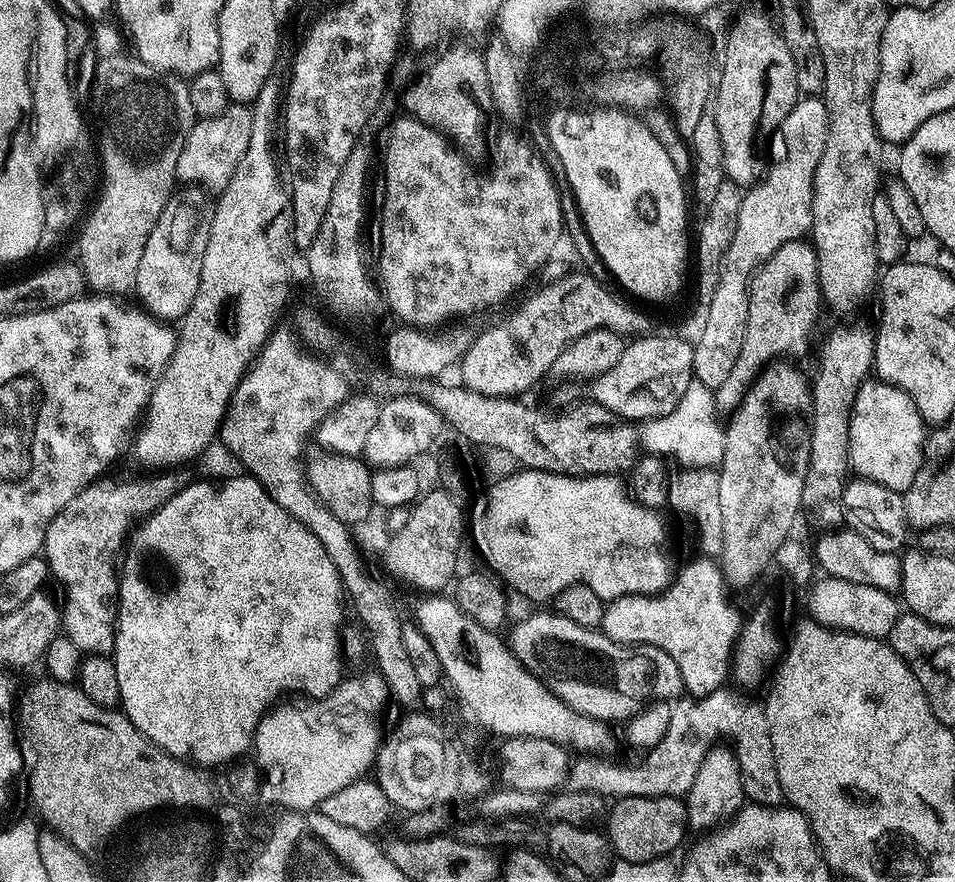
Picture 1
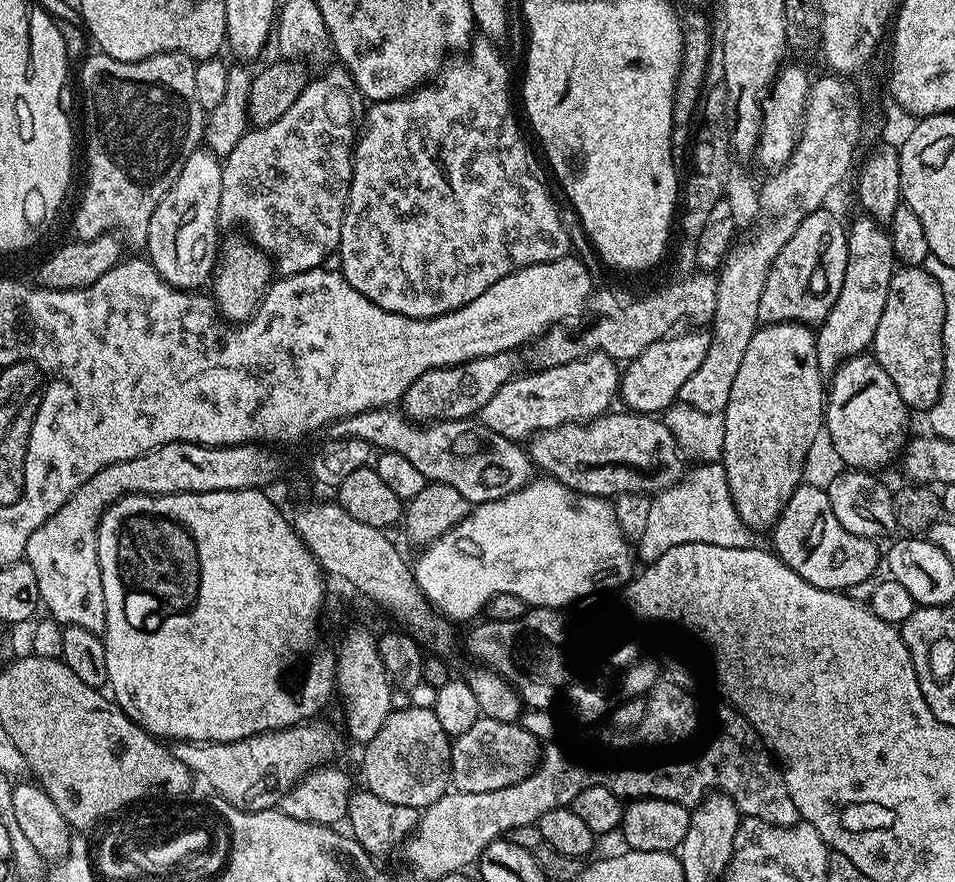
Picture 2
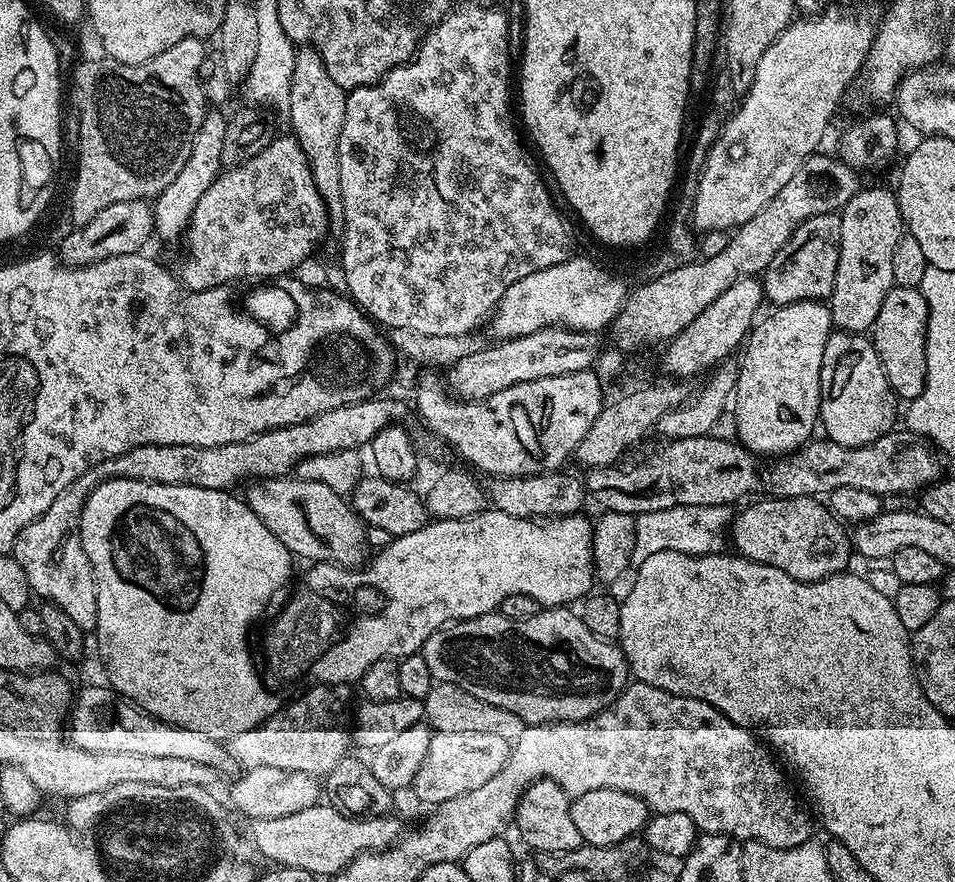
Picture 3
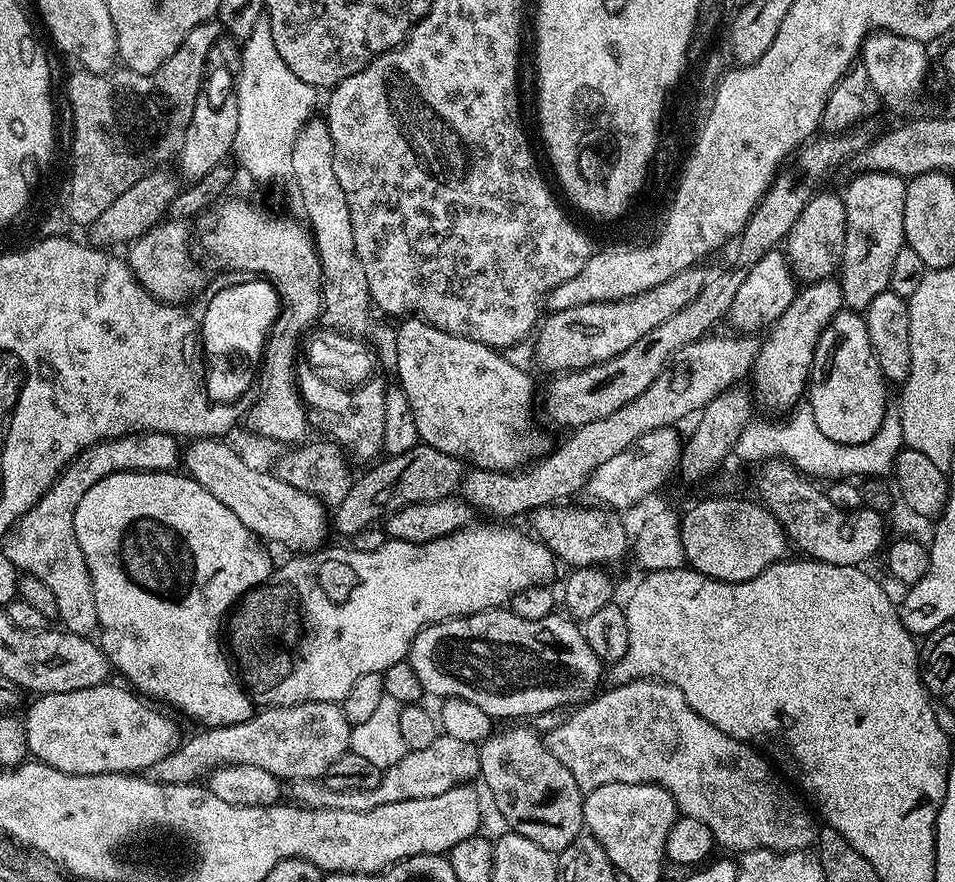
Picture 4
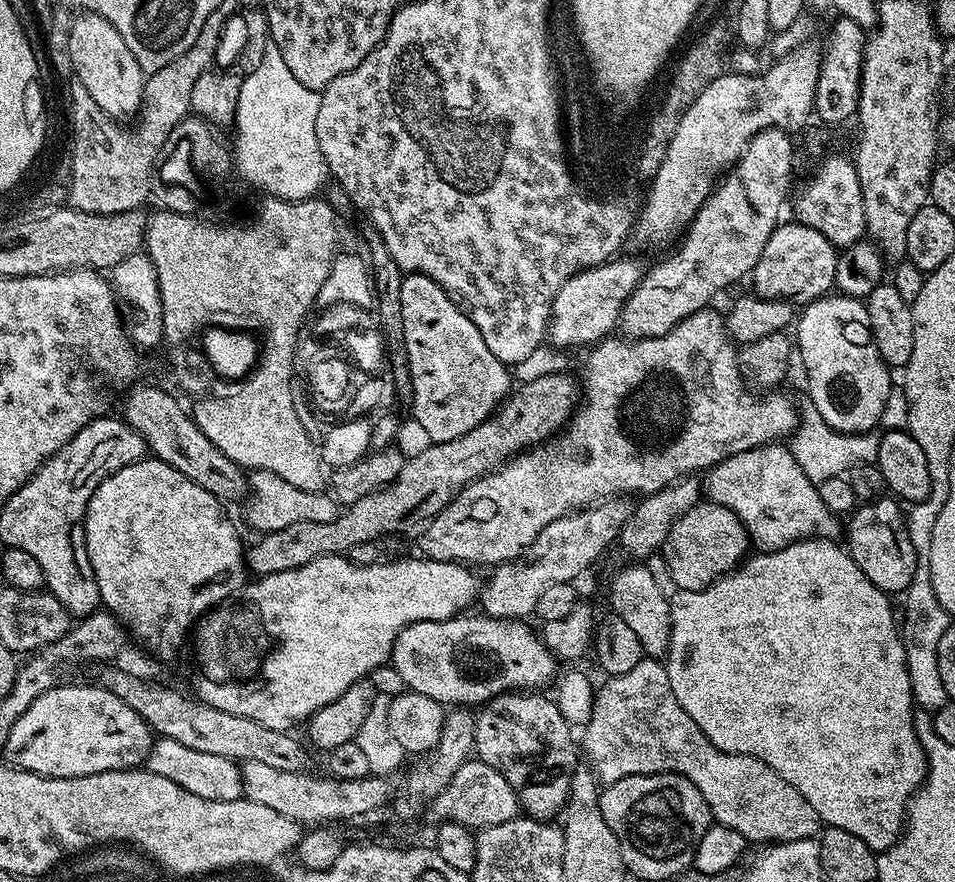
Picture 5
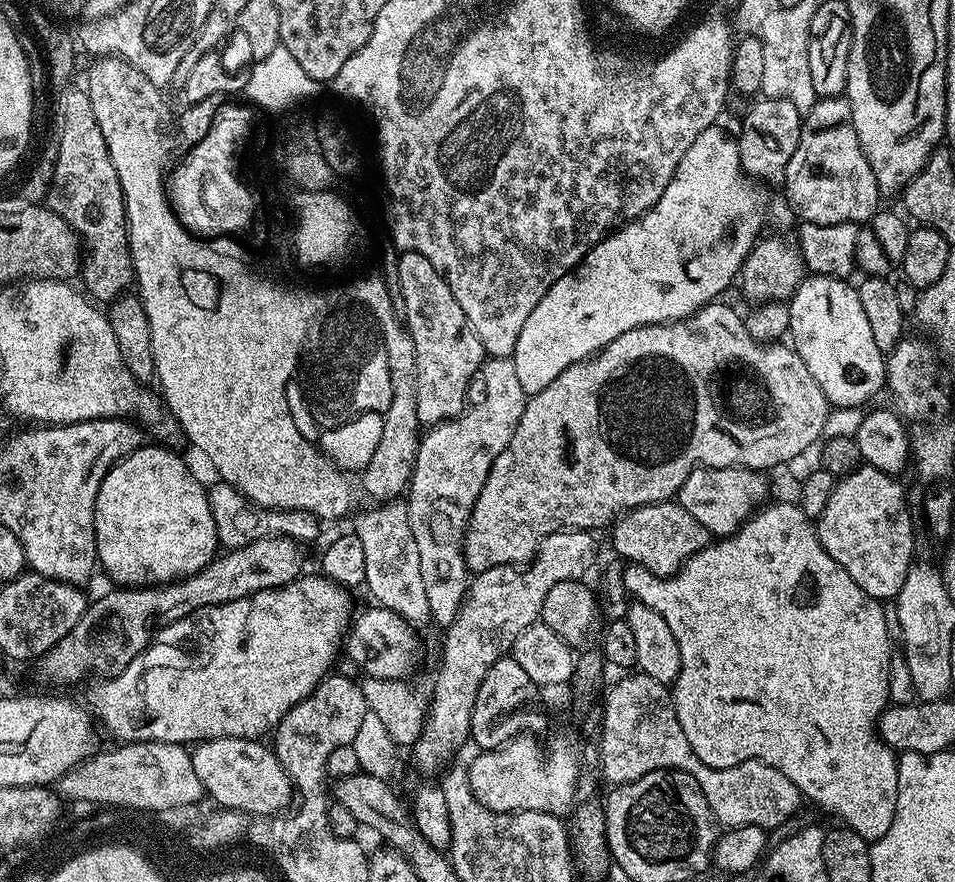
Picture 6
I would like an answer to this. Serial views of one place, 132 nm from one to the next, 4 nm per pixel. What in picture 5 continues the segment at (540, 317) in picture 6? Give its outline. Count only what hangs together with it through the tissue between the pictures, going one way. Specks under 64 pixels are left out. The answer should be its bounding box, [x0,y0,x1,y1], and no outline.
[546,258,642,348]

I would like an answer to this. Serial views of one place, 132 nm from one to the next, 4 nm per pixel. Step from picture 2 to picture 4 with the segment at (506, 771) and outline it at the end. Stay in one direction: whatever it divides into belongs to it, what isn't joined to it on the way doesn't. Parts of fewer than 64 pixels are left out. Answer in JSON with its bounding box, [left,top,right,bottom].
[291,734,480,810]

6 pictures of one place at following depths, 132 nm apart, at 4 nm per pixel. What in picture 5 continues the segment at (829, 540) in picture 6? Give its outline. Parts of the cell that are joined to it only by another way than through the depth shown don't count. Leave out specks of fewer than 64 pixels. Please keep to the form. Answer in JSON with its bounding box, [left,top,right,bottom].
[846,498,916,594]

